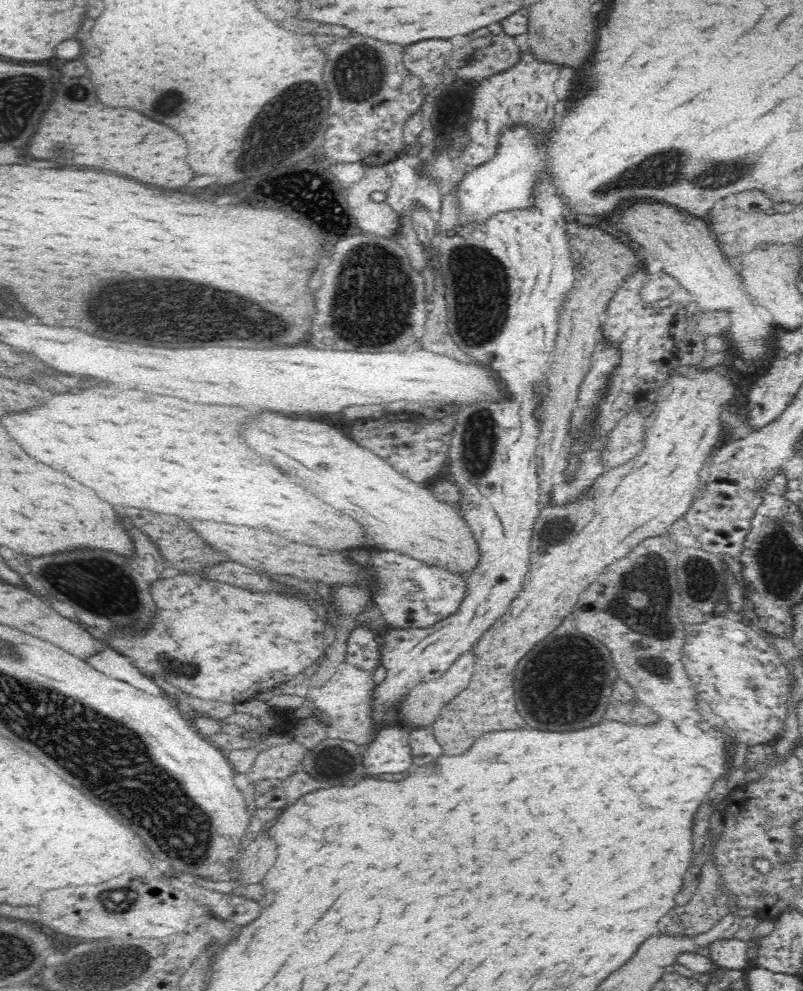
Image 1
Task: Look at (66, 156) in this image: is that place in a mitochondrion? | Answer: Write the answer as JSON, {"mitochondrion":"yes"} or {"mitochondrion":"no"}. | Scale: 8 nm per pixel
{"mitochondrion":"no"}

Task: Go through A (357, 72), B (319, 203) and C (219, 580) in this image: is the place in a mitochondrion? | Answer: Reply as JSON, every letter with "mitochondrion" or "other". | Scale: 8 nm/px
{"A":"mitochondrion","B":"mitochondrion","C":"other"}

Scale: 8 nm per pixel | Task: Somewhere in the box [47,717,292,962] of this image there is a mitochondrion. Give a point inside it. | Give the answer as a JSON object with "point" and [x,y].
{"point":[118,898]}

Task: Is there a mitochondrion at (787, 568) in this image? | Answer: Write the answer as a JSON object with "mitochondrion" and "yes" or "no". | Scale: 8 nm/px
{"mitochondrion":"yes"}

